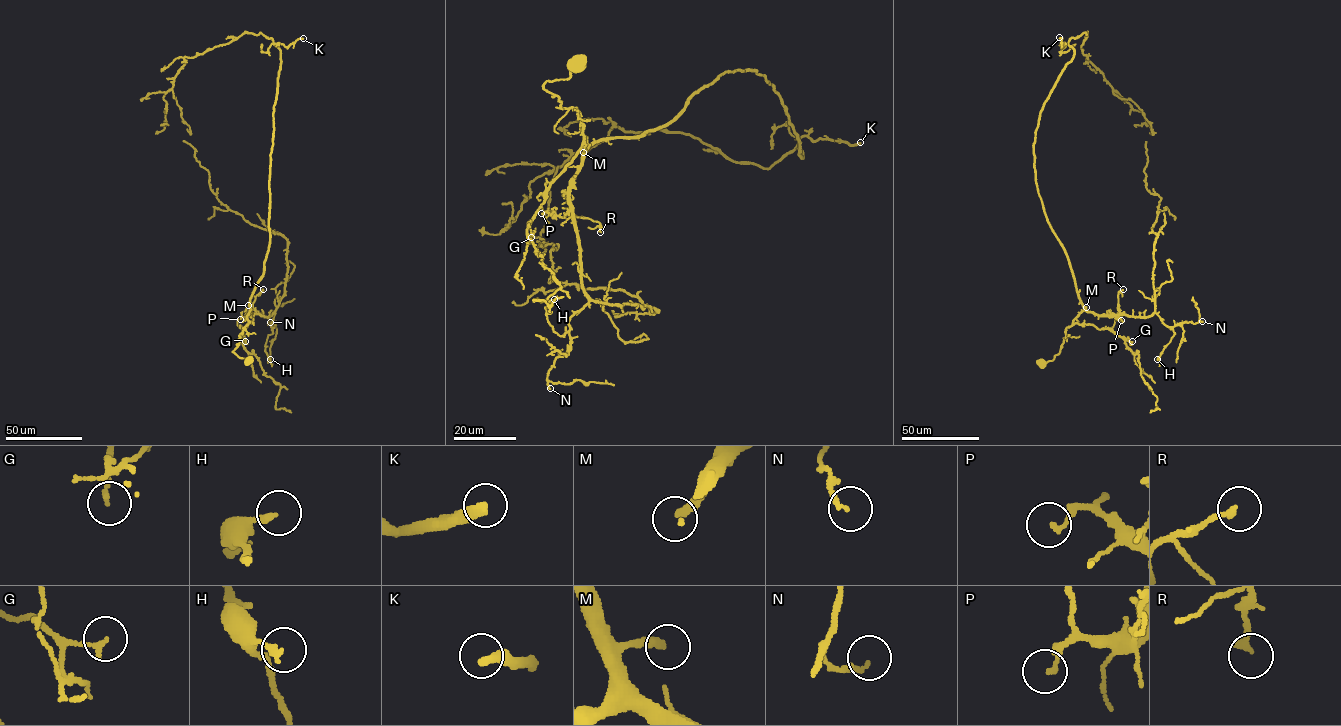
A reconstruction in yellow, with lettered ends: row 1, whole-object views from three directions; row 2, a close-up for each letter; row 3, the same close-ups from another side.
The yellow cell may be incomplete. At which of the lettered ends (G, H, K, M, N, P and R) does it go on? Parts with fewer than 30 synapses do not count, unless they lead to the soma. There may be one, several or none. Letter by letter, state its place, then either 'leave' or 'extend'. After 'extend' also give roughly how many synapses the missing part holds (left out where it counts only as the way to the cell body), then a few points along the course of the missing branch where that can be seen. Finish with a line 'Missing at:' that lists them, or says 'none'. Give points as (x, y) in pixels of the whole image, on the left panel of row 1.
G: at (245, 341); leave
H: at (270, 359); leave
K: at (303, 38); extend; about 250 synapses; missing branch runs (303, 38), (316, 35), (333, 37), (374, 51), (420, 99), (413, 122), (427, 118)
M: at (248, 305); extend; about 90 synapses; missing branch runs (248, 305), (239, 304), (237, 298), (255, 279), (255, 273), (250, 272)
N: at (270, 322); leave
P: at (240, 319); leave
R: at (263, 289); leave
Missing at: K, M

